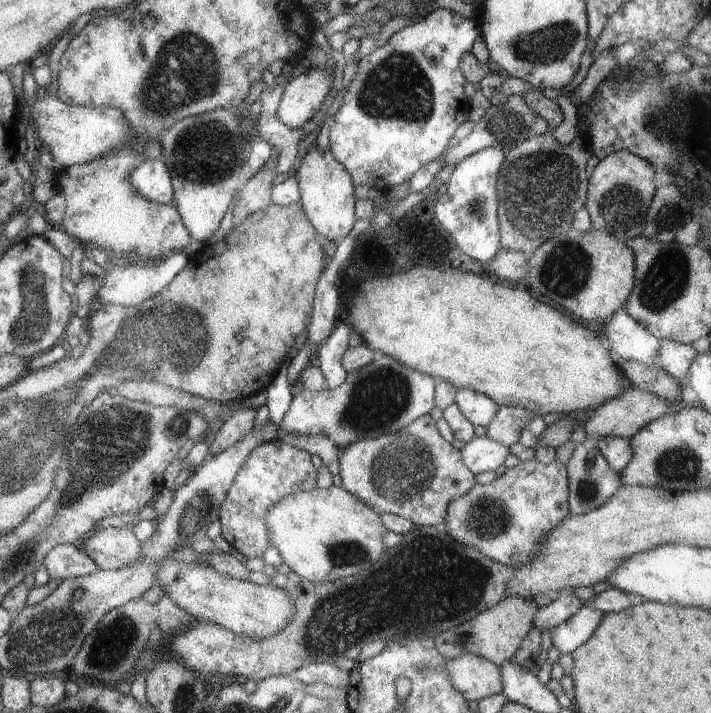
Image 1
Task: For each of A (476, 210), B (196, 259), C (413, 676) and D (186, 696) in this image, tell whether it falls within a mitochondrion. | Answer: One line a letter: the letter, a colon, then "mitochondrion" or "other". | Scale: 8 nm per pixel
A: mitochondrion
B: other
C: other
D: mitochondrion

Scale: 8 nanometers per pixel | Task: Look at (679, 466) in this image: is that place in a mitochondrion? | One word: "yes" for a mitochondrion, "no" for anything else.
yes

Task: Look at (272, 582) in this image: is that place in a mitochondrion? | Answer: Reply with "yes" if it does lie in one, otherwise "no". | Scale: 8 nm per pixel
no

